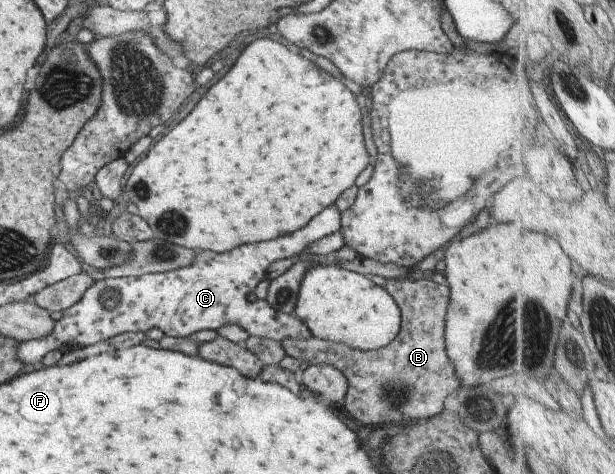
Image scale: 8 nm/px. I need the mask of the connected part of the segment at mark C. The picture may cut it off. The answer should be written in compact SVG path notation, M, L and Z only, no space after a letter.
M332 204L314 218L311 218L306 226L269 241L243 244L223 253L200 250L200 252L196 252L194 262L190 266L166 271L165 273L148 273L136 277L107 277L103 280L97 280L96 284L92 284L84 292L84 296L78 304L74 304L68 310L63 310L62 318L56 321L52 332L48 336L40 338L40 340L24 341L24 344L20 344L16 348L16 358L22 364L30 366L30 364L40 362L50 352L90 346L90 344L96 344L100 340L113 338L117 334L124 332L145 333L152 328L160 328L166 336L187 337L202 330L218 330L227 325L237 325L248 332L250 338L253 336L264 337L279 343L286 340L286 338L308 340L308 338L312 338L310 329L297 318L296 314L286 314L274 310L266 300L248 302L246 298L250 292L254 292L254 288L259 282L267 278L266 269L272 262L281 258L298 256L298 254L304 252L304 248L308 250L308 246L312 242L336 234L336 232L340 232L340 229L340 212L336 205Z

